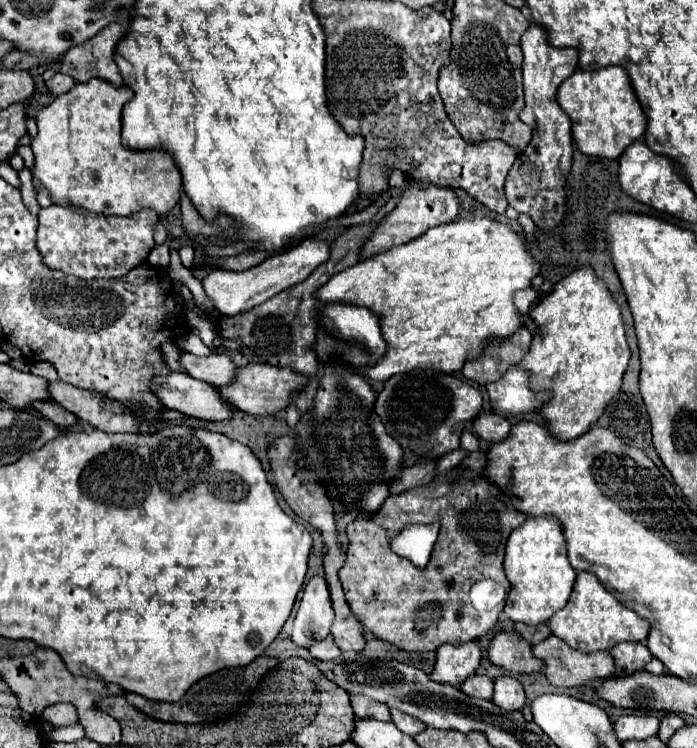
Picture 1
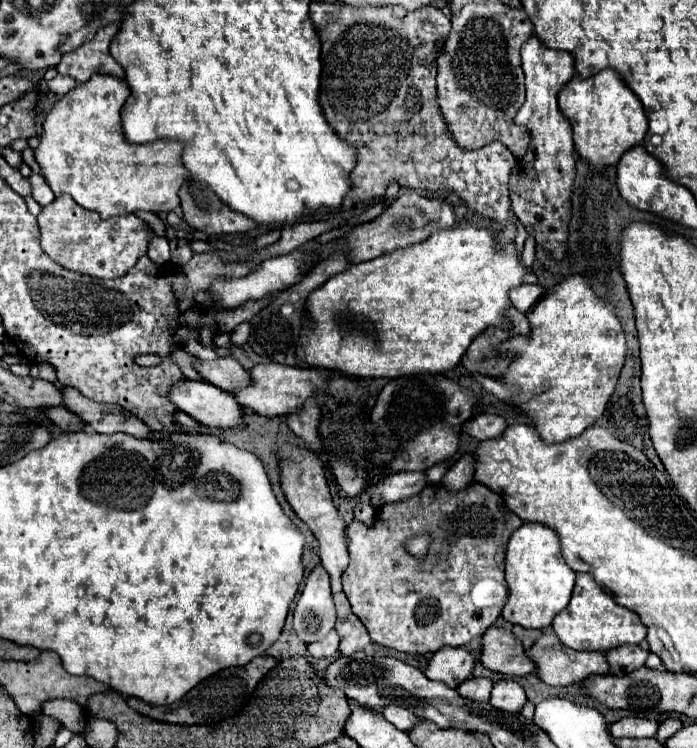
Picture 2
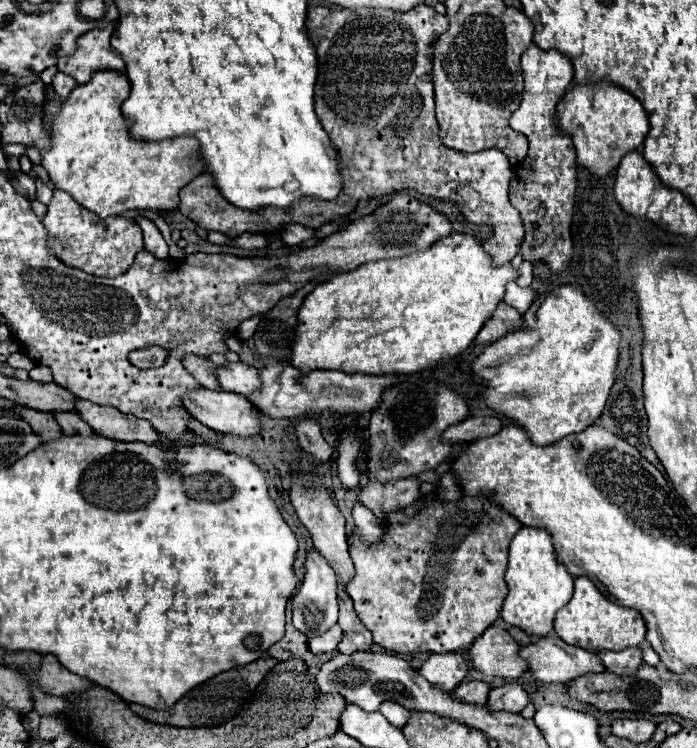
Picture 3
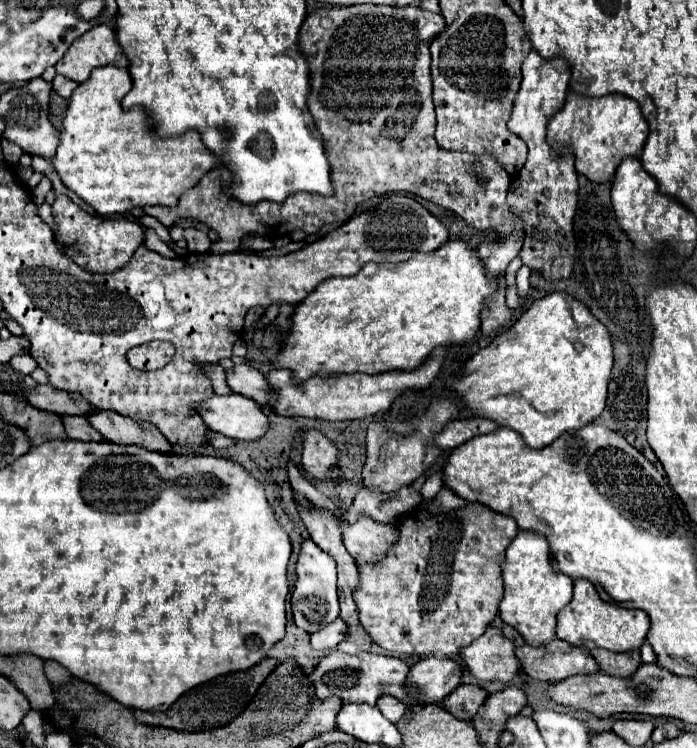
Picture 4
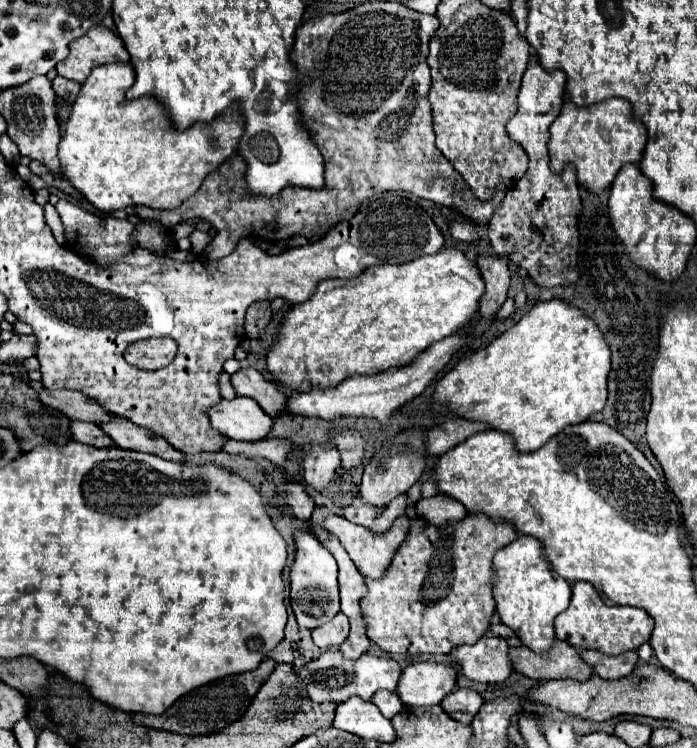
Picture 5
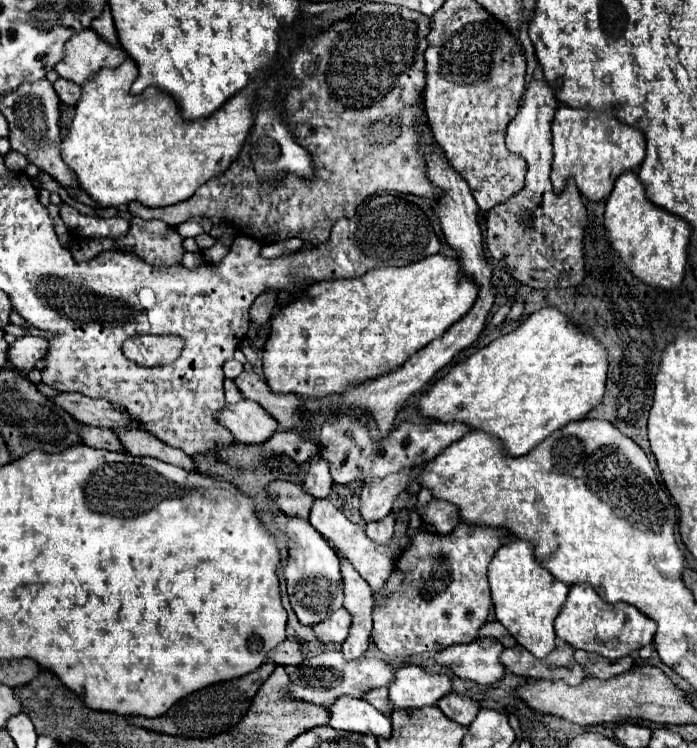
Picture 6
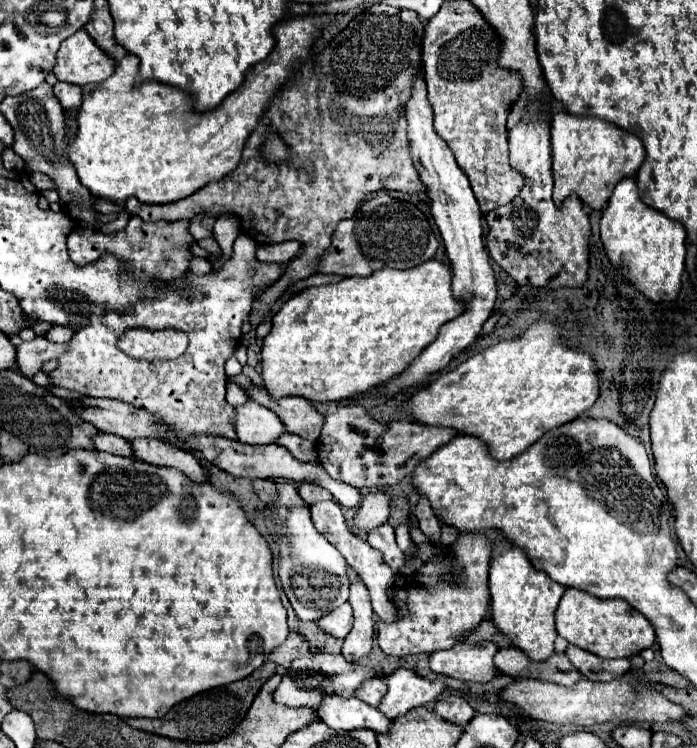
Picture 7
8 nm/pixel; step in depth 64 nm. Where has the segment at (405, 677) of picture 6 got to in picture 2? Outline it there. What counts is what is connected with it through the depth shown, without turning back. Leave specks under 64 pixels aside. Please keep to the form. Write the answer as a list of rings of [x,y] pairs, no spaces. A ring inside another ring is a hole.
[[[442,648],[428,662],[424,674],[430,680],[444,682],[450,688],[458,688],[464,680],[472,676],[474,656],[464,648]]]

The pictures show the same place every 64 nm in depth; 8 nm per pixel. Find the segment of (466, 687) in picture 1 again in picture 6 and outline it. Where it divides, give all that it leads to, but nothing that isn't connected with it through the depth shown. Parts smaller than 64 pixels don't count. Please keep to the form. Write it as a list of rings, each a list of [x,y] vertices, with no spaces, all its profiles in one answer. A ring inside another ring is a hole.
[[[448,692],[446,696],[442,696],[436,706],[442,708],[446,718],[450,718],[450,720],[462,724],[462,726],[468,726],[480,710],[474,700],[470,700],[468,696],[456,694],[456,692]]]

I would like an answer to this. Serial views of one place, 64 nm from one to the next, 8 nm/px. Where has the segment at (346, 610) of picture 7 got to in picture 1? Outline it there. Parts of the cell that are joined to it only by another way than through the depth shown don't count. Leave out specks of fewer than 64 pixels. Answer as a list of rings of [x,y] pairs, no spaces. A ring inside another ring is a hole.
[[[328,634],[324,640],[316,642],[316,644],[310,648],[310,654],[312,654],[312,658],[316,658],[316,660],[336,660],[342,652],[340,652],[340,648],[336,646],[334,636]]]

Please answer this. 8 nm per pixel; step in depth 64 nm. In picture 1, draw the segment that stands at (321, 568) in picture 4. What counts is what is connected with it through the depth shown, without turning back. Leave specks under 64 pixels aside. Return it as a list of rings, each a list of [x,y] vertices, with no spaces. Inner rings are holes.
[[[312,576],[304,588],[296,618],[294,618],[294,632],[292,642],[298,646],[310,648],[316,640],[320,640],[320,632],[326,630],[330,634],[330,626],[334,620],[330,592],[324,576]]]

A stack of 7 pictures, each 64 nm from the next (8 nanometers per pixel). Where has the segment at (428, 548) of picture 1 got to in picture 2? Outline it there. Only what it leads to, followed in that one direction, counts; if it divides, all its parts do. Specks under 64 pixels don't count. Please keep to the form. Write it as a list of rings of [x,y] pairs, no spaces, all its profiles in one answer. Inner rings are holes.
[[[420,534],[420,536],[414,536],[412,540],[406,542],[406,550],[414,556],[424,556],[424,552],[428,550],[428,544],[430,544],[430,538],[426,534]]]

